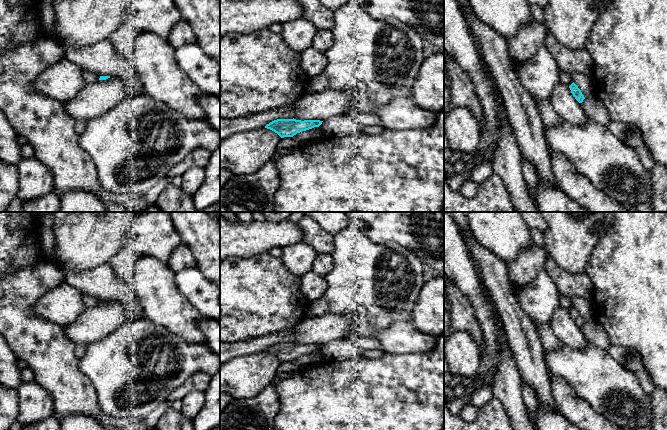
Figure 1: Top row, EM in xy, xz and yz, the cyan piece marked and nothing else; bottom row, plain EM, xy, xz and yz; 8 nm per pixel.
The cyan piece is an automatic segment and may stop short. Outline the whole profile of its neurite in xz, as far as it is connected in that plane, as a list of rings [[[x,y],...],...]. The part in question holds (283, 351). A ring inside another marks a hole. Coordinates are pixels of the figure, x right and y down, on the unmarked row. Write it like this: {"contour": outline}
{"contour": [[[277,343],[265,350],[277,357],[281,362],[293,361],[297,357],[319,351],[323,345],[320,344],[296,344],[296,343]]]}

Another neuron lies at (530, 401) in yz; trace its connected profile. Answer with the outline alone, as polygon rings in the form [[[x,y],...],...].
[[[522,383],[523,404],[532,422],[536,419],[539,408],[539,401],[535,392],[525,383]]]

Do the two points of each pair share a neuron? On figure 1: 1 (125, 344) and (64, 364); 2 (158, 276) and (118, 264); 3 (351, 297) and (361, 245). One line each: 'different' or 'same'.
1: different
2: different
3: same

